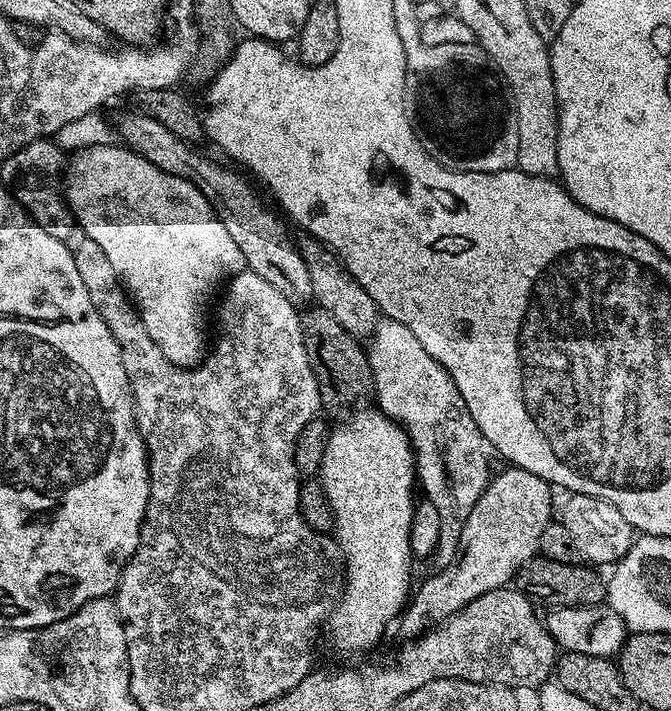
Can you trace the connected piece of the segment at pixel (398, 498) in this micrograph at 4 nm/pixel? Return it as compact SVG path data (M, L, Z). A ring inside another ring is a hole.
M369 406L361 412L356 412L349 418L345 424L340 424L331 429L328 433L328 439L325 442L325 453L322 454L322 460L318 473L318 479L326 498L330 502L332 511L332 522L334 525L334 539L340 545L341 552L344 553L344 587L340 594L340 599L332 605L332 612L326 621L326 636L332 643L332 648L336 652L364 652L367 648L372 648L384 636L384 631L388 628L388 623L395 621L400 613L404 611L409 599L412 584L412 563L414 557L410 550L410 522L412 521L412 510L414 507L414 495L412 496L412 484L417 483L416 479L416 457L412 454L412 444L408 441L408 433L404 431L403 424L397 424L391 420L385 412Z

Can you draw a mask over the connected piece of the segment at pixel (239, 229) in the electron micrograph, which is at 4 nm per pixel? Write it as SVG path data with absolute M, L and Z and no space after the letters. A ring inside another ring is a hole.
M129 110L120 121L115 121L114 128L119 139L132 151L154 162L154 166L166 170L166 174L186 178L207 198L222 226L226 226L230 238L234 238L238 250L242 250L247 271L258 274L258 278L266 278L274 290L282 290L282 294L286 294L286 298L297 306L303 305L303 300L313 299L310 270L306 270L299 243L295 239L292 241L292 236L284 225L285 217L279 211L271 212L259 194L239 176L241 173L235 167L227 163L219 164L218 161L195 152L189 141L166 130L162 122L154 122L154 118L135 110Z

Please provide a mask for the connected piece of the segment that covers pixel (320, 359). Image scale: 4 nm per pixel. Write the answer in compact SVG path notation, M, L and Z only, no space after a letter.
M313 308L301 319L304 327L304 345L319 382L320 403L323 409L342 410L362 399L372 388L372 372L363 345L346 333L330 314L321 308Z

